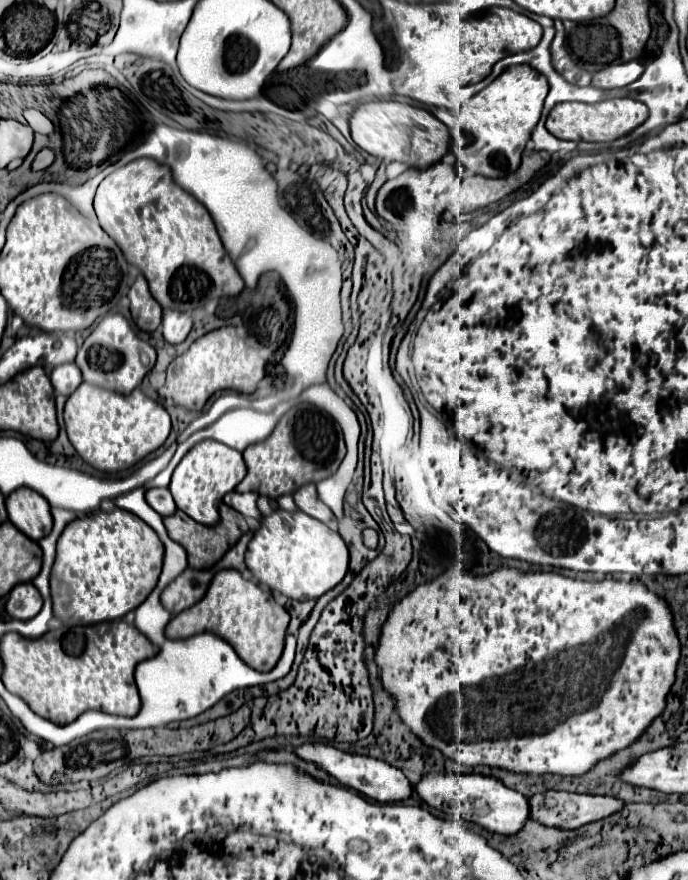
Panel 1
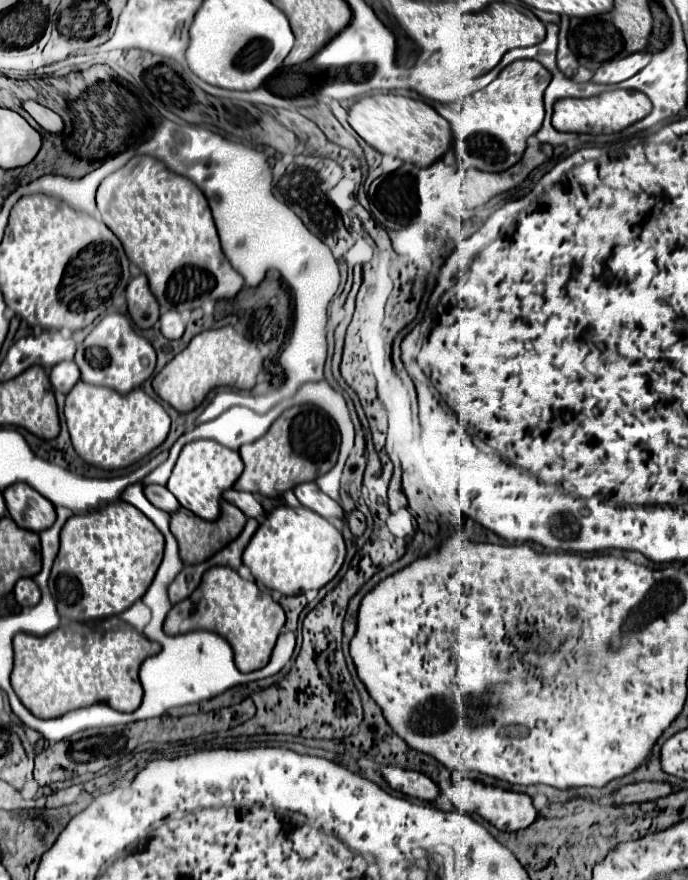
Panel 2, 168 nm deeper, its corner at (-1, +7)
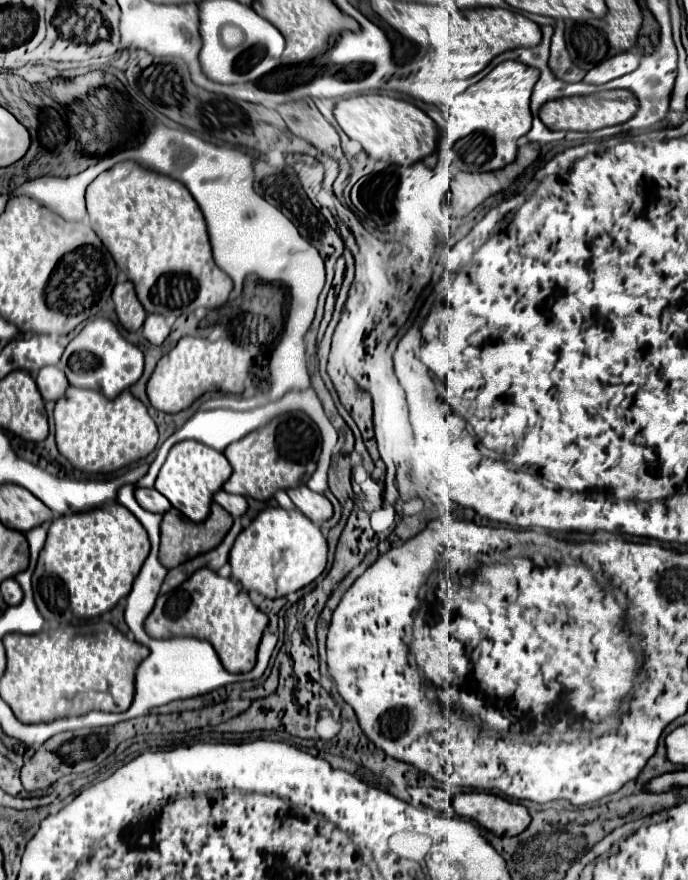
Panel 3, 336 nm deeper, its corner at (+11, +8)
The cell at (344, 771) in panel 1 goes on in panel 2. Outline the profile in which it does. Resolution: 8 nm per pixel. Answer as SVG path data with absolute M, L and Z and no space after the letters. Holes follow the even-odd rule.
M386 766L382 770L382 774L390 782L392 788L400 790L402 794L406 794L410 798L418 798L418 800L424 800L424 802L434 802L440 796L440 788L428 776L424 776L420 772Z

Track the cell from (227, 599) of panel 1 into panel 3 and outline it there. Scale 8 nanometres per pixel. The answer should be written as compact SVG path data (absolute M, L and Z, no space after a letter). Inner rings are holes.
M200 569L186 579L172 593L160 595L156 607L146 619L148 635L156 639L166 637L196 637L206 639L218 651L218 657L228 673L248 673L256 663L258 643L268 625L266 613L262 613L248 597L248 593L232 579L220 577L212 569Z

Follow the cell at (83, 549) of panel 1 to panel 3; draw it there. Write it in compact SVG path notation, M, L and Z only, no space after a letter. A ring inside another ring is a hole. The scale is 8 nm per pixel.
M116 501L86 513L54 519L48 527L48 539L32 575L38 611L46 621L60 625L70 623L76 615L96 617L110 611L130 593L148 553L148 533L140 521Z

